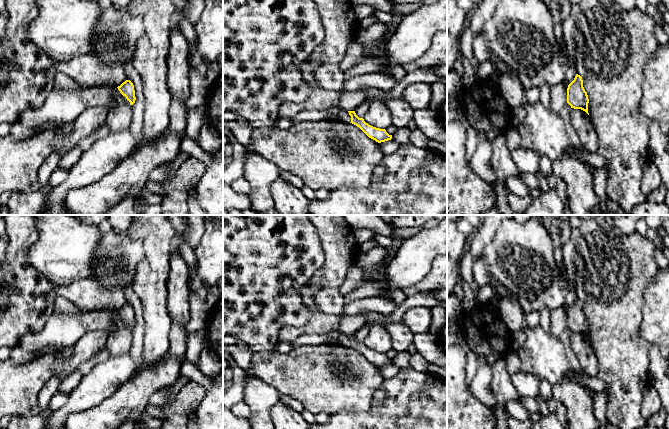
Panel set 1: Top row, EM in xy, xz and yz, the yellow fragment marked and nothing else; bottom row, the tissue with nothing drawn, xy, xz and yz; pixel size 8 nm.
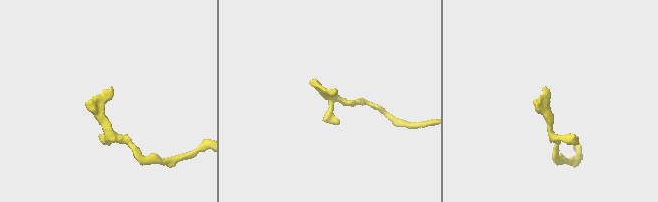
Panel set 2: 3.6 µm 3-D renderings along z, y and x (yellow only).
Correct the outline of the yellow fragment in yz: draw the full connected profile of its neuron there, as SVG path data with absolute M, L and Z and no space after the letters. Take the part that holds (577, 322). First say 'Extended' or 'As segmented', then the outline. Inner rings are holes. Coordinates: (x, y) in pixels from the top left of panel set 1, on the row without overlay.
As segmented. M576 298L574 304L567 312L567 327L574 333L581 333L588 339L588 319L583 311L582 301Z

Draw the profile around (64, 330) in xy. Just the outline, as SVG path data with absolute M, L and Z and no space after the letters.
M96 310L81 314L53 312L42 330L26 334L17 347L29 352L51 345L71 347L88 332L103 330L112 333L123 328L130 328L130 326L117 311Z

